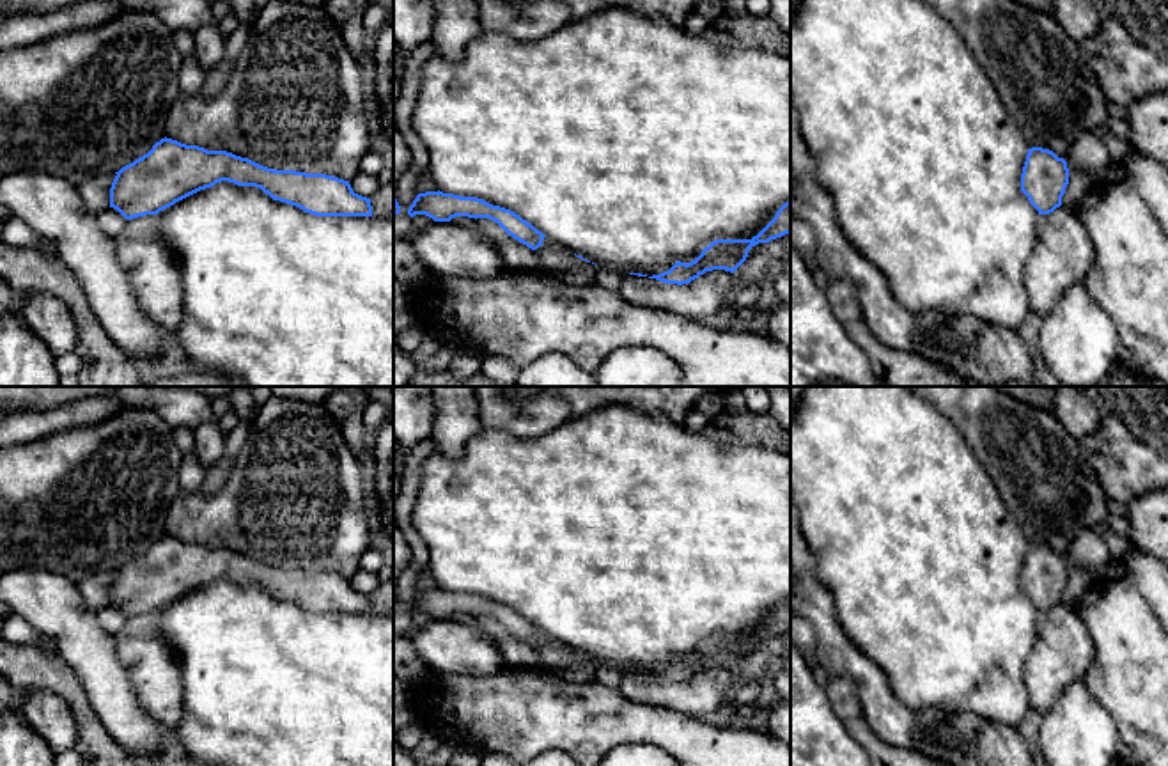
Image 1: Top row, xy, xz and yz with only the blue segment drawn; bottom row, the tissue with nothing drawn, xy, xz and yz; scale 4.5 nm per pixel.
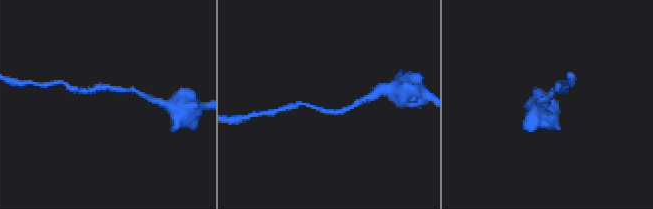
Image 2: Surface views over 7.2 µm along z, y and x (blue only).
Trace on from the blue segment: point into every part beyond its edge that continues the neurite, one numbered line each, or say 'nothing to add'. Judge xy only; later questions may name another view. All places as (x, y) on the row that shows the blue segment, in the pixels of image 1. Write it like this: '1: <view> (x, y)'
nothing to add

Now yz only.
nothing to add

